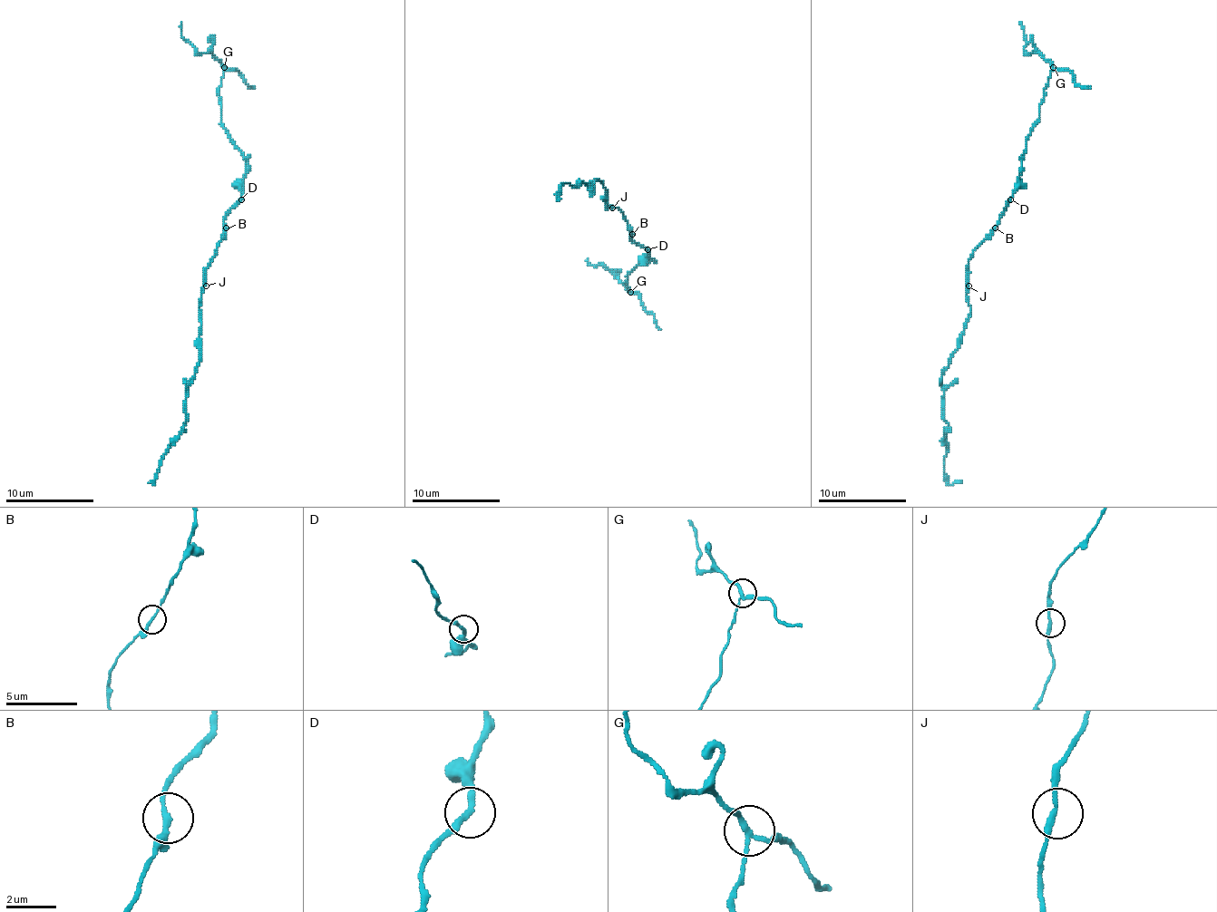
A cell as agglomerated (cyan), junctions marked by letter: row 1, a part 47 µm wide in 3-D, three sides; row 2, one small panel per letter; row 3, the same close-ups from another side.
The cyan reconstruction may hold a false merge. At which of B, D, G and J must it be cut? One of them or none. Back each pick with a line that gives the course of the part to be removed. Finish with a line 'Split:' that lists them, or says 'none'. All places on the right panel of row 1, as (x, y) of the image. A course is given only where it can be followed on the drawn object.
G: Course of the part to remove: (1053, 66), (1066, 68), (1077, 84), (1090, 88)
Split: G

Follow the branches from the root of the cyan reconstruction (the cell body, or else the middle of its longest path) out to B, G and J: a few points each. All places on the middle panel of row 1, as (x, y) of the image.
B: (625, 220), (632, 234)
G: (625, 220), (629, 237), (647, 252), (652, 260), (638, 265), (627, 276), (625, 283), (629, 292)
J: (625, 220), (623, 214), (617, 208), (612, 208)

